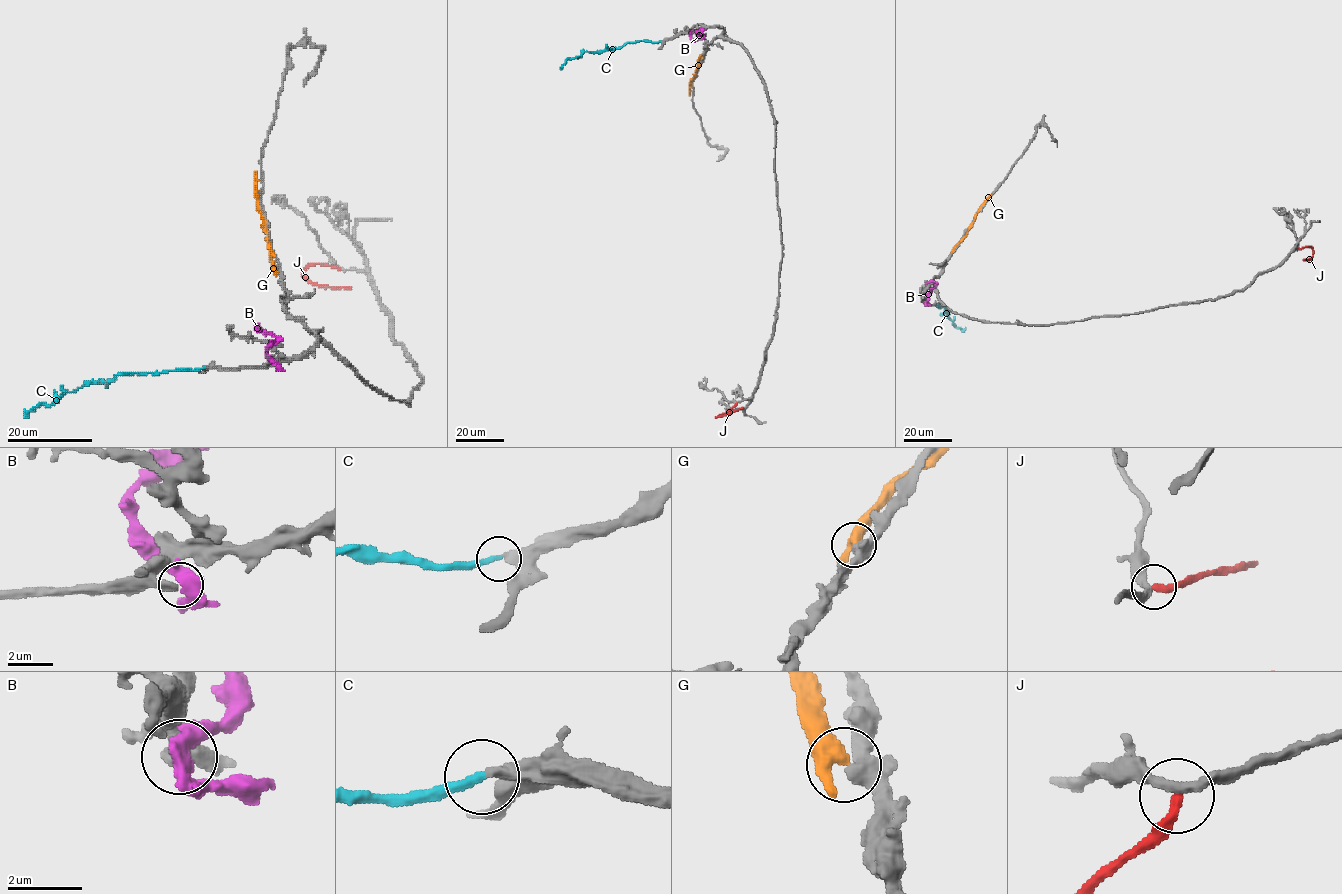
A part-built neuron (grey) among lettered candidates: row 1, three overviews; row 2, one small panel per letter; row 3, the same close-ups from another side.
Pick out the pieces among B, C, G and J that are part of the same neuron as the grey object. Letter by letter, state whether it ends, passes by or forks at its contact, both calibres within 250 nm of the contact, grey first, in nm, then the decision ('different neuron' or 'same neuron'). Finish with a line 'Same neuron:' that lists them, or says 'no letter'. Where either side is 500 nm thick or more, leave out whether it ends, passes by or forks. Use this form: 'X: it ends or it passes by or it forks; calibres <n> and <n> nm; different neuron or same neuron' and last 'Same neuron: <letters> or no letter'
B: it forks; calibres 320 and 440 nm; different neuron
C: it ends; calibres 380 and 240 nm; same neuron
G: it passes by; calibres 360 and 400 nm; different neuron
J: it ends; calibres 280 and 280 nm; different neuron
Same neuron: C

